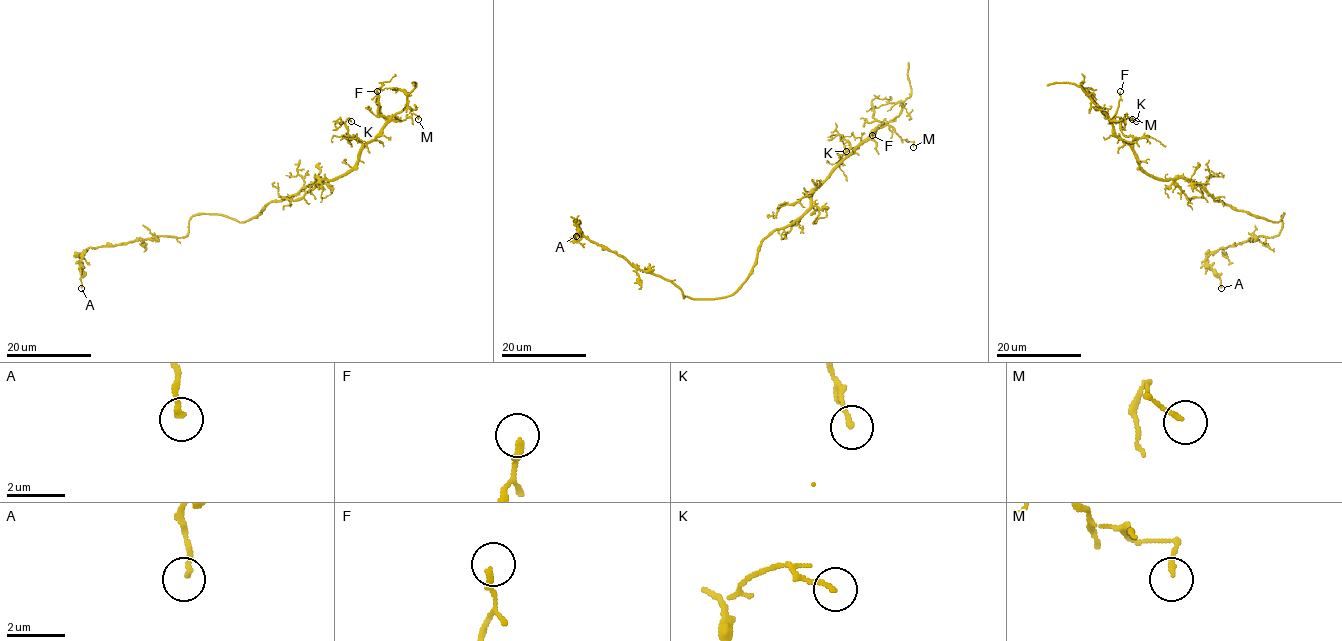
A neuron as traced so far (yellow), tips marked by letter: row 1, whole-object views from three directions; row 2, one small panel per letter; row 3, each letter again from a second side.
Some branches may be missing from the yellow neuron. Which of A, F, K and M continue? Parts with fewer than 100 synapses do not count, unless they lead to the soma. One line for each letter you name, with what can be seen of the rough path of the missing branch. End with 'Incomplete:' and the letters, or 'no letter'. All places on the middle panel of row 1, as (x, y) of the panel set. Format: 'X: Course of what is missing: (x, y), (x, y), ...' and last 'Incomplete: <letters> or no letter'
Incomplete: no letter

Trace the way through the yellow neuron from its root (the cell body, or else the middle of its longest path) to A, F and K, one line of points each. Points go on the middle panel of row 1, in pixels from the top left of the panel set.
A: (758, 249), (752, 273), (731, 294), (690, 298), (669, 280), (639, 271), (592, 242), (577, 221), (576, 236)
F: (758, 249), (776, 230), (792, 224), (810, 206), (812, 191), (872, 130), (881, 127), (872, 135)
K: (758, 249), (765, 238), (792, 224), (810, 206), (812, 191), (857, 148), (840, 135), (846, 151)

